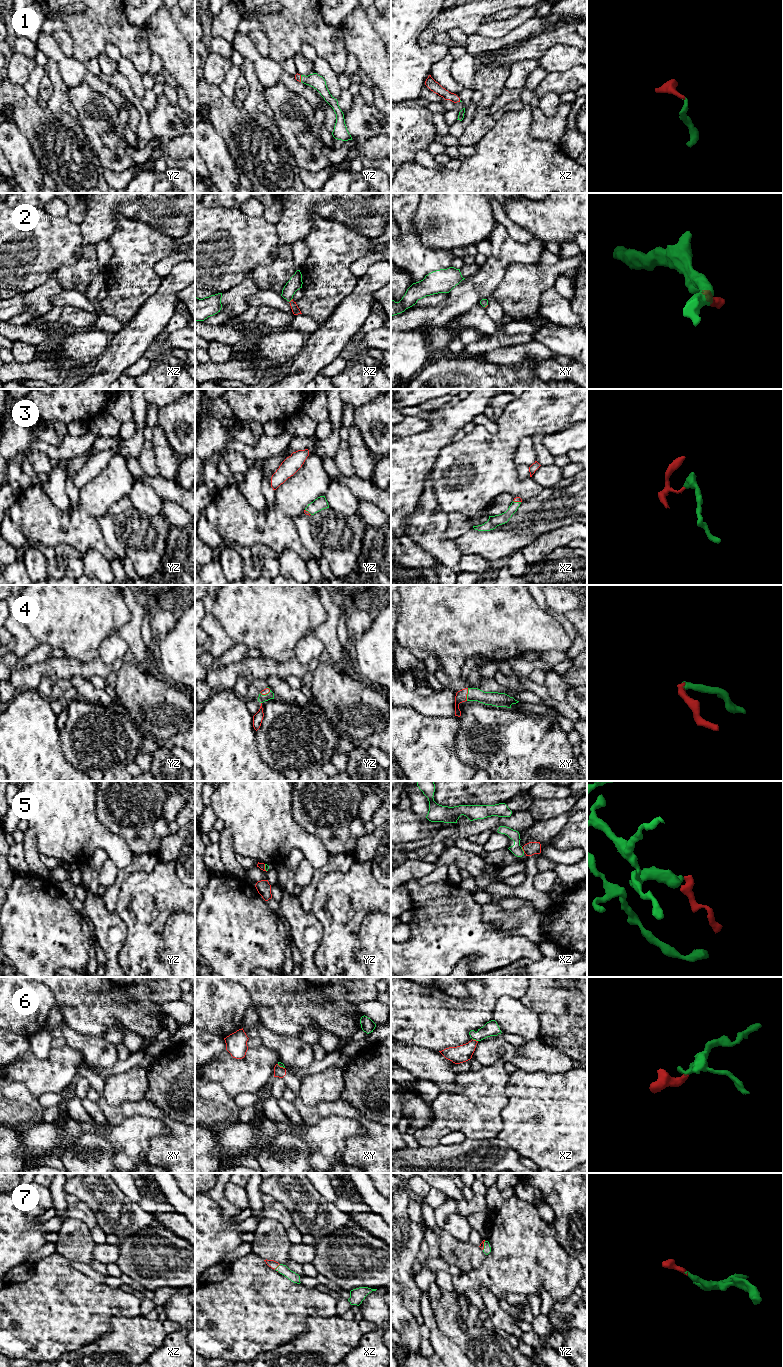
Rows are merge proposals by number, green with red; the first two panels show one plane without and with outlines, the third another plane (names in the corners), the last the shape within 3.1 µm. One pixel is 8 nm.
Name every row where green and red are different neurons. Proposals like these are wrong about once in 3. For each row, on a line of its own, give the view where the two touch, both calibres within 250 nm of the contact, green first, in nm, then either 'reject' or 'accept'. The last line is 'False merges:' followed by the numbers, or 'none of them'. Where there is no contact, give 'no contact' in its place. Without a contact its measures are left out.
1: yz | 120/50 nm | accept
2: xz | 110/60 nm | accept
3: xz | 90/50 nm | accept
4: xy | 110/100 nm | accept
5: xz | 90/110 nm | reject
6: xz | 120/140 nm | reject
7: xz | 80/70 nm | accept
False merges: 5, 6

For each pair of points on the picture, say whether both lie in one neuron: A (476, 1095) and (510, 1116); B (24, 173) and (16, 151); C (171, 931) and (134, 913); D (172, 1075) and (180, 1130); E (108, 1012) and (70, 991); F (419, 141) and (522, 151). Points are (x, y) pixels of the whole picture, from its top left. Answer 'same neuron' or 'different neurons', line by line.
A: different neurons
B: same neuron
C: different neurons
D: different neurons
E: same neuron
F: different neurons

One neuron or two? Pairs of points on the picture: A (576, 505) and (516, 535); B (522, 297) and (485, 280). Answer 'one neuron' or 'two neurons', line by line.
A: two neurons
B: two neurons

